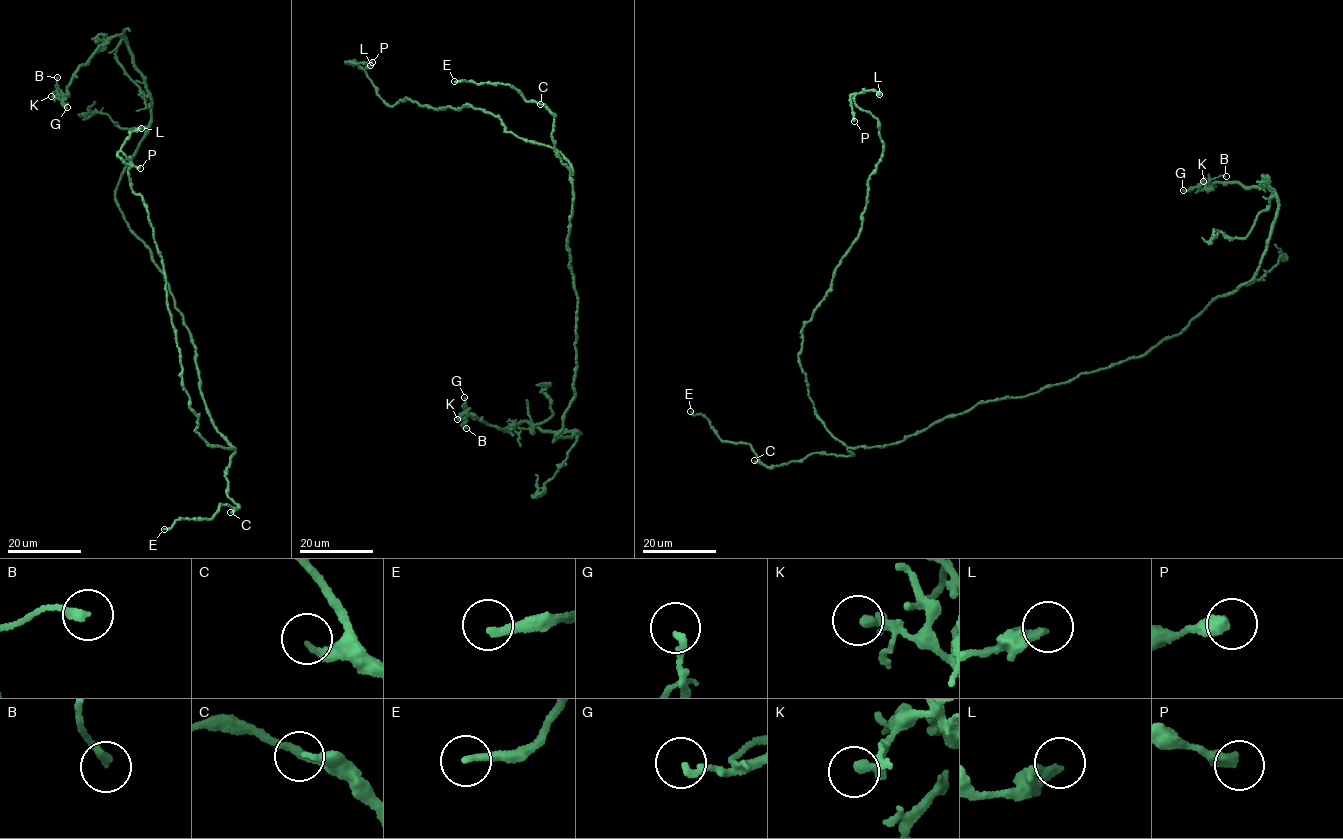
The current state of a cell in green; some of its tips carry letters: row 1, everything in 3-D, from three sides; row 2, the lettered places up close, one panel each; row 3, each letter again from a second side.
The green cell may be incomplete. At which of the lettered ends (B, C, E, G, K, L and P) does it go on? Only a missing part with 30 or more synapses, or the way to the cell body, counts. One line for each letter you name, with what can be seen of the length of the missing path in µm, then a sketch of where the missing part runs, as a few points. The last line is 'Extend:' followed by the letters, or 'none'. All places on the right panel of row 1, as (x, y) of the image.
E: missing 80 µm; course (690, 411), (685, 403), (703, 394), (710, 381), (689, 359), (699, 376), (684, 380), (705, 393), (703, 381)
Extend: E

